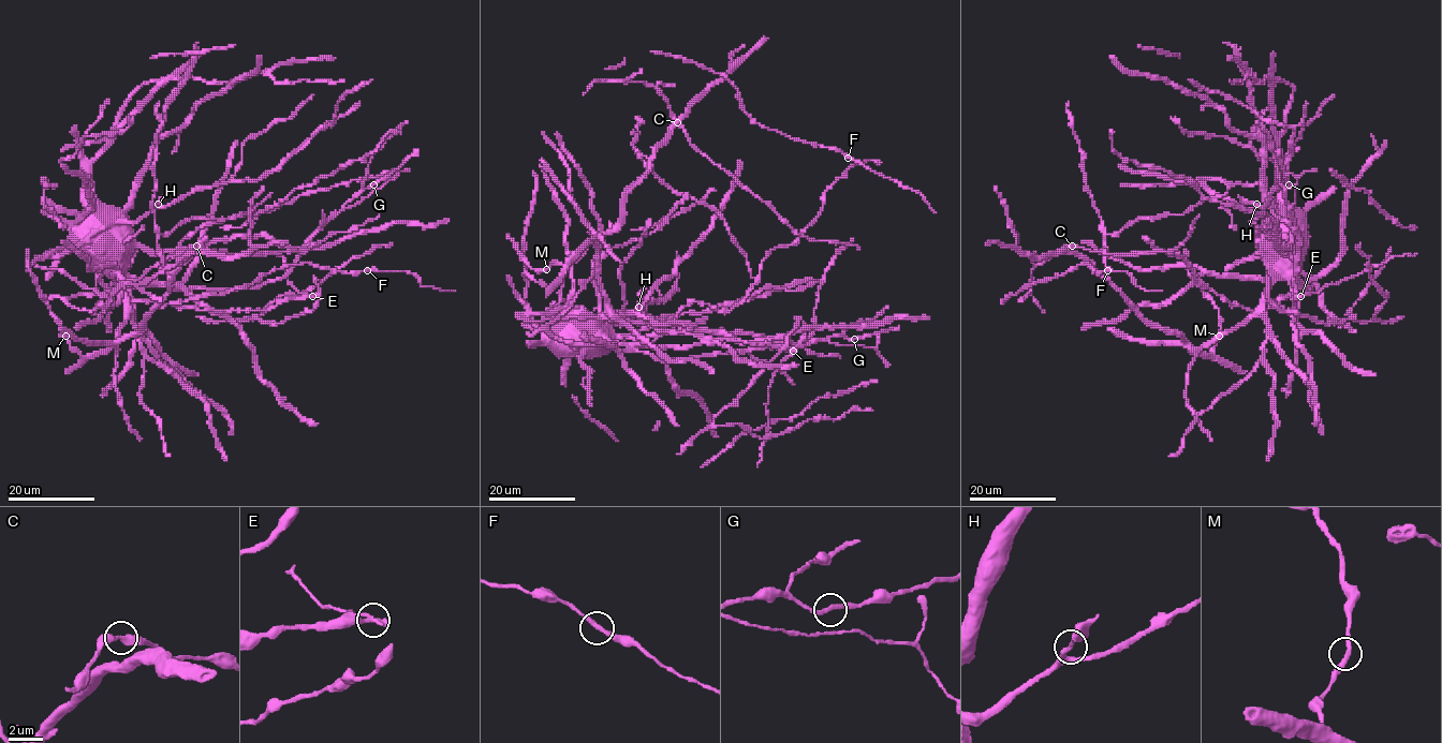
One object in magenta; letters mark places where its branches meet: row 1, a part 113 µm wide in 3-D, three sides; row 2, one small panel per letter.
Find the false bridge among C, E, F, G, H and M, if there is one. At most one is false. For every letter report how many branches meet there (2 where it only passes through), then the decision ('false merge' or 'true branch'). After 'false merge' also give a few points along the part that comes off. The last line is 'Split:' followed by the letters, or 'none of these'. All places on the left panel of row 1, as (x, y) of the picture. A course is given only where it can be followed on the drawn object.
C: 2 | true branch
E: 2 | false merge | (312, 297), (302, 294), (287, 281), (288, 266), (280, 254), (276, 254)
F: 2 | true branch
G: 2 | true branch
H: 2 | true branch
M: 2 | true branch
Split: E

